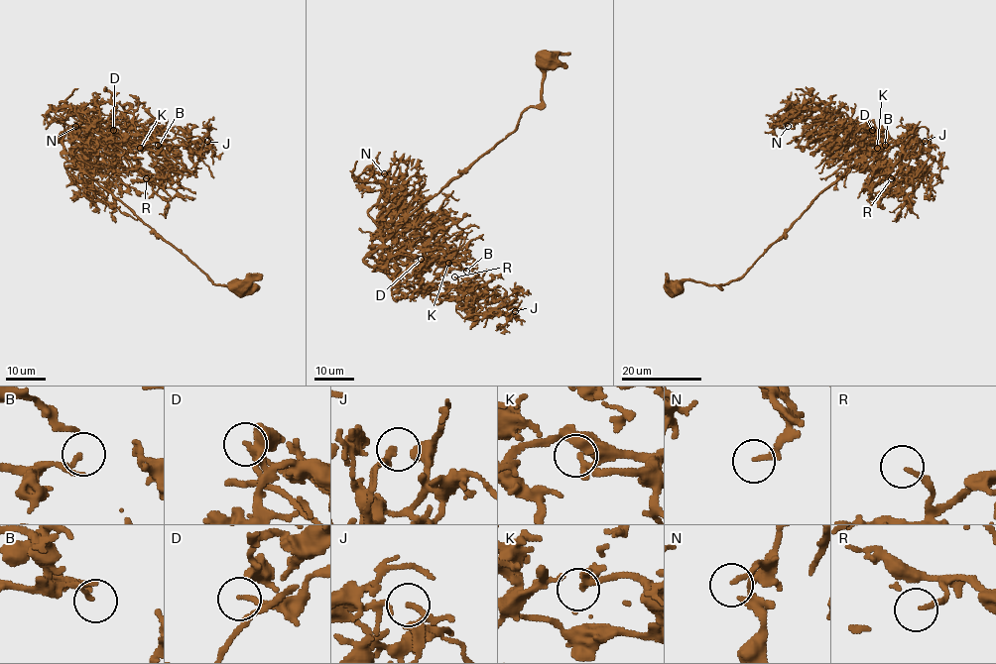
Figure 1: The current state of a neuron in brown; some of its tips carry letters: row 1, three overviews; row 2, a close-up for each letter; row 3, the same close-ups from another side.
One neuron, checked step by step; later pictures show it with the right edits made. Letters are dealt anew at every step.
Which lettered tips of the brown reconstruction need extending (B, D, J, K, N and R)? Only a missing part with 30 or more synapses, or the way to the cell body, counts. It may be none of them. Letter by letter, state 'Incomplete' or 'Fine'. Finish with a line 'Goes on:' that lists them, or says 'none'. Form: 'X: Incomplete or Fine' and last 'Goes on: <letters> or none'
B: Fine
D: Fine
J: Fine
K: Fine
N: Fine
R: Fine
Goes on: none

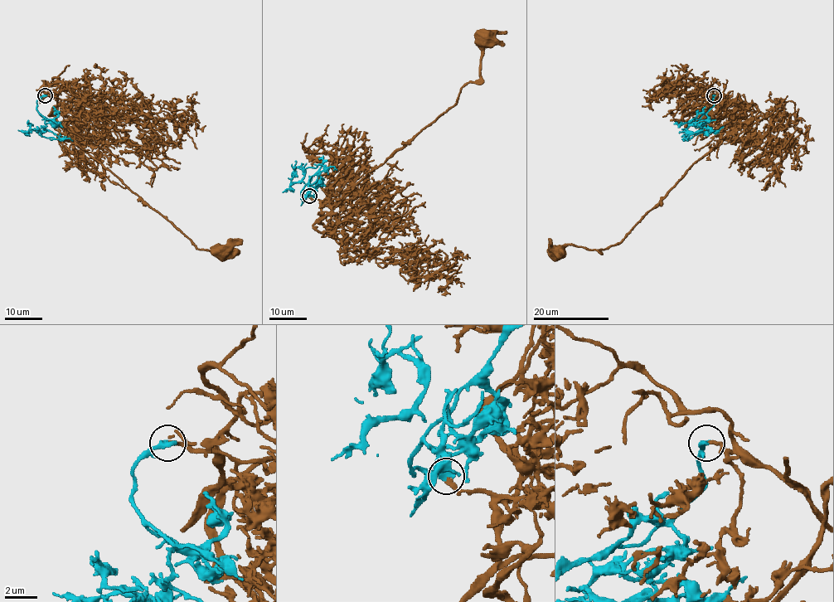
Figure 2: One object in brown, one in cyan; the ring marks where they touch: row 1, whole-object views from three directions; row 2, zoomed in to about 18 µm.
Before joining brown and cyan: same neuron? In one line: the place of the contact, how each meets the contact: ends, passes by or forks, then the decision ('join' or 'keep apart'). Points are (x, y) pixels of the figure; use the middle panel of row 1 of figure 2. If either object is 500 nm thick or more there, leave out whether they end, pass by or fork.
(309, 196) | brown ends | cyan ends | join

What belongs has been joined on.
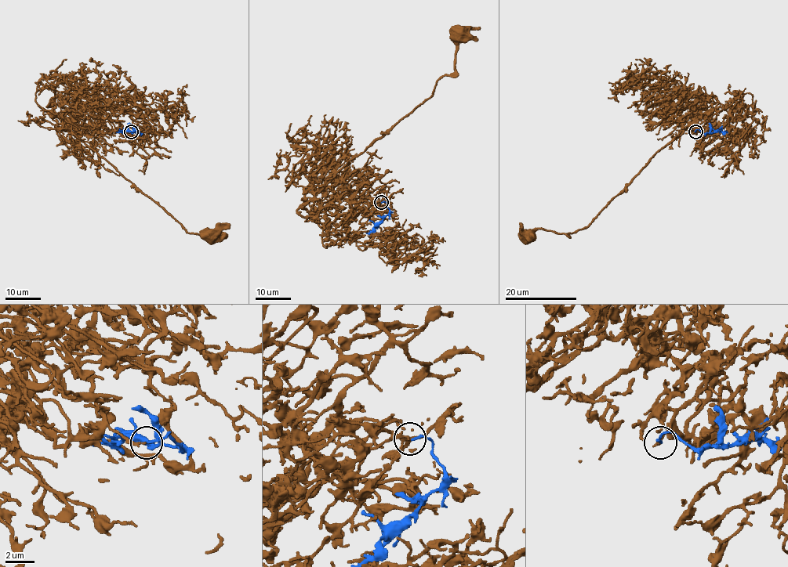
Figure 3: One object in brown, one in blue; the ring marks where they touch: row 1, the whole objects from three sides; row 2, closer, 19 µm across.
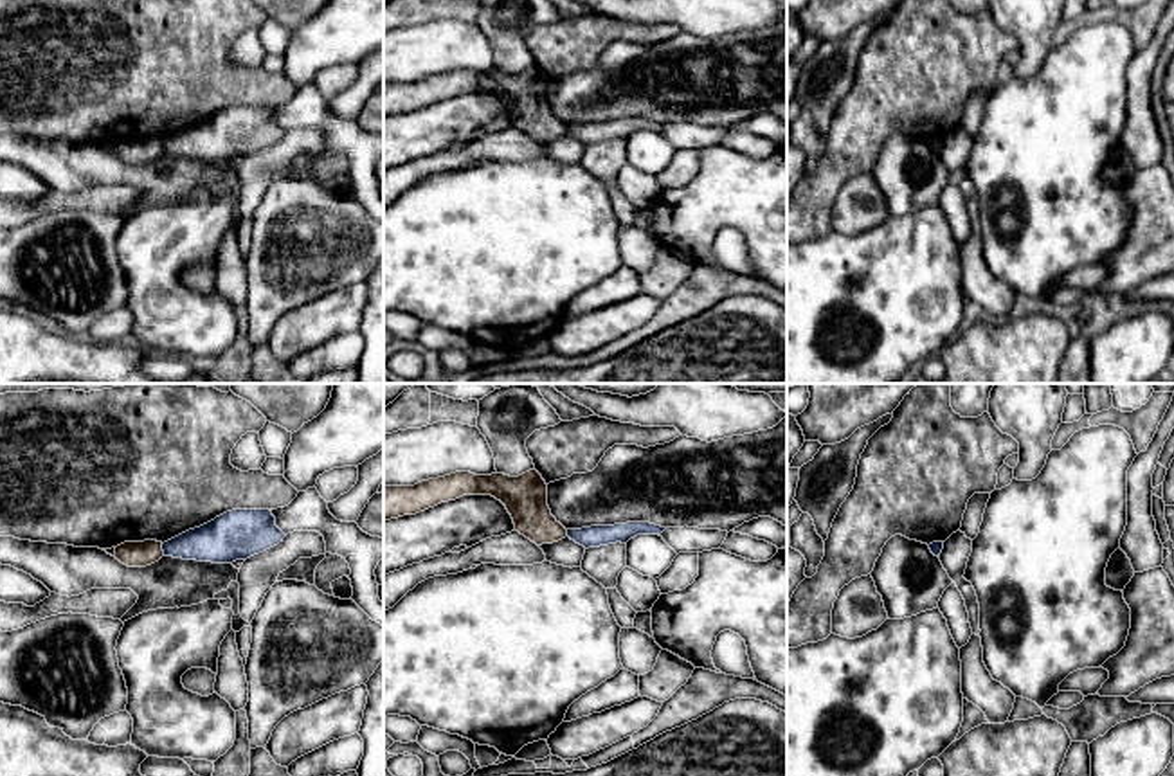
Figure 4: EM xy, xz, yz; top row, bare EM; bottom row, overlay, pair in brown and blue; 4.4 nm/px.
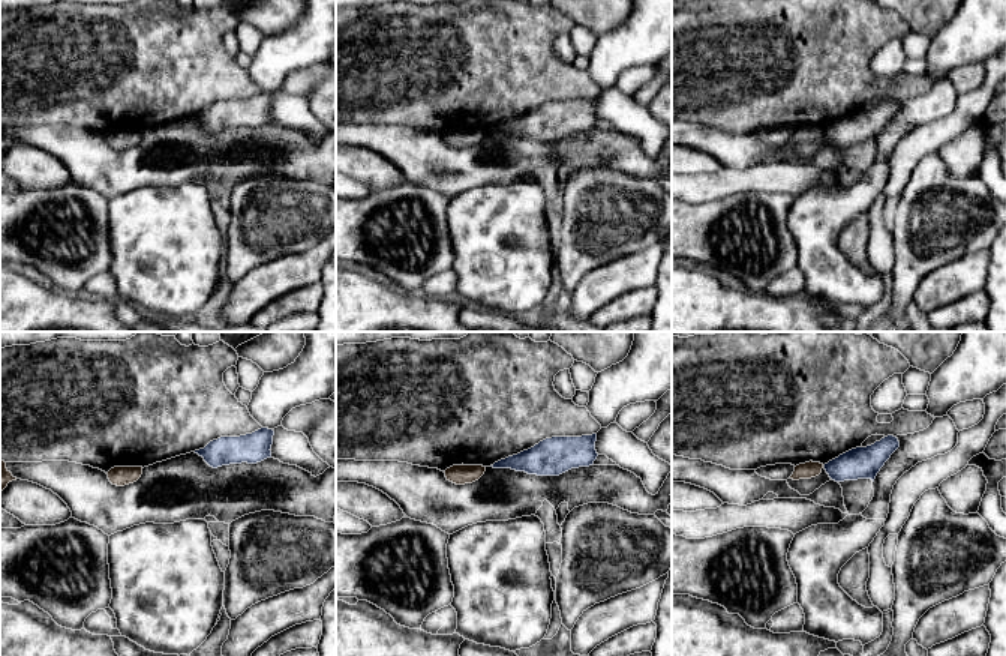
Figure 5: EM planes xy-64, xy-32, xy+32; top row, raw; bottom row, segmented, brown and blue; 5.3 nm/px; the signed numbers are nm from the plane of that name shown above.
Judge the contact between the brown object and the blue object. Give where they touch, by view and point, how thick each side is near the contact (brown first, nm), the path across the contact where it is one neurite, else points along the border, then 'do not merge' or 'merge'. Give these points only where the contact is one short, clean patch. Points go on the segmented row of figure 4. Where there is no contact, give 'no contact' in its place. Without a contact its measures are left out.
xy (161, 550) | 110/180 nm | along xy (161, 544), (164, 555) | do not merge

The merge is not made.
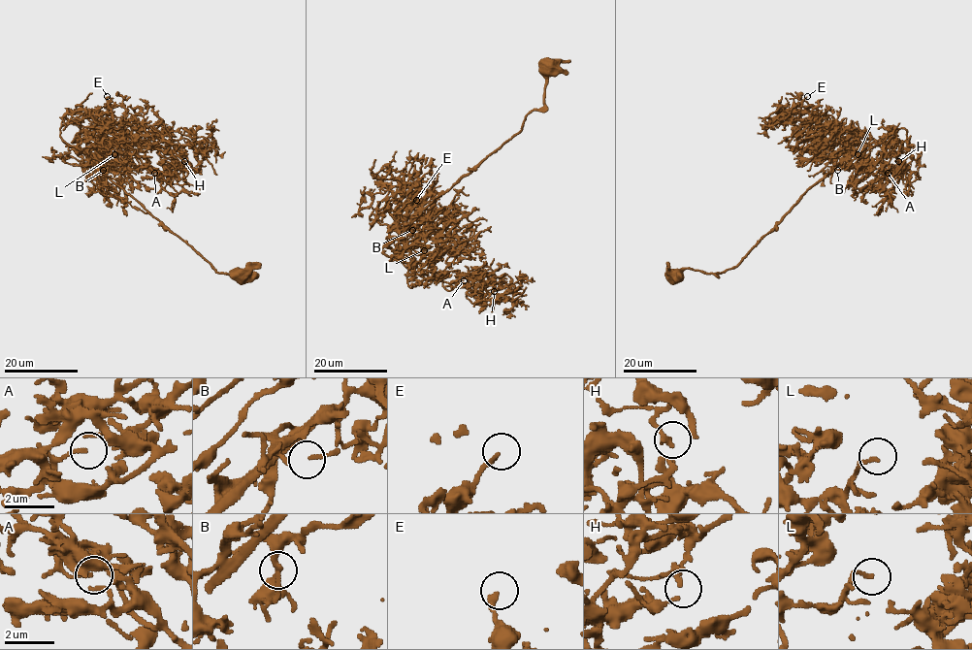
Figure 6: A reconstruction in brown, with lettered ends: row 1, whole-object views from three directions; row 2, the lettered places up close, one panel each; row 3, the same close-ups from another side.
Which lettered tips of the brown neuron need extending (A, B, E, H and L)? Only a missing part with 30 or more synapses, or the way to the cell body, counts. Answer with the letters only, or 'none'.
H, L

